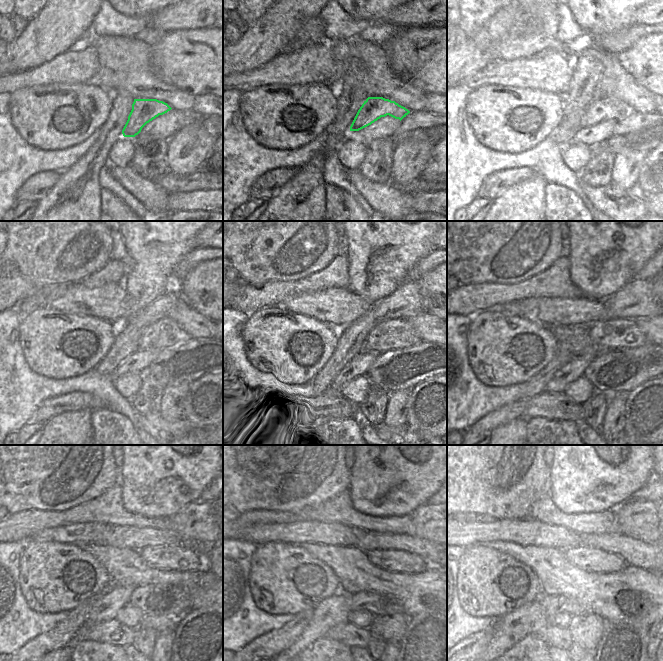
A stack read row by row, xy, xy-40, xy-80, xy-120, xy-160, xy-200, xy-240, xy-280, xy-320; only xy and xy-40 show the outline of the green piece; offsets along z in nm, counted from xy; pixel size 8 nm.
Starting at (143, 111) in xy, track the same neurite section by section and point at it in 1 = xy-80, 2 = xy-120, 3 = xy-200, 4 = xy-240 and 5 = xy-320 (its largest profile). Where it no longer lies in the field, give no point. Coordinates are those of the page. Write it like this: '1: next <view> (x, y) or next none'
1: next xy-80 (607, 108)
2: next xy-120 (164, 333)
3: next xy-200 (612, 334)
4: next xy-240 (183, 558)
5: next xy-320 (595, 560)

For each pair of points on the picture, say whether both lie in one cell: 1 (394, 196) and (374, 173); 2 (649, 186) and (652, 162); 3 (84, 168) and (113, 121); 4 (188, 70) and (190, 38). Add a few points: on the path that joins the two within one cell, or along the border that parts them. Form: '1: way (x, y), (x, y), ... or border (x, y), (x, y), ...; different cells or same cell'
1: border (360, 173), (369, 180), (389, 183); different cells
2: way (649, 180), (648, 168); same cell
3: way (95, 156), (102, 149), (102, 145), (109, 133); same cell
4: way (188, 62), (184, 52), (188, 46); same cell

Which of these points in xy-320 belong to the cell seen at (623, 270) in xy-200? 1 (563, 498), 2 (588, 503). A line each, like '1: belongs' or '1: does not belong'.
1: belongs
2: belongs

